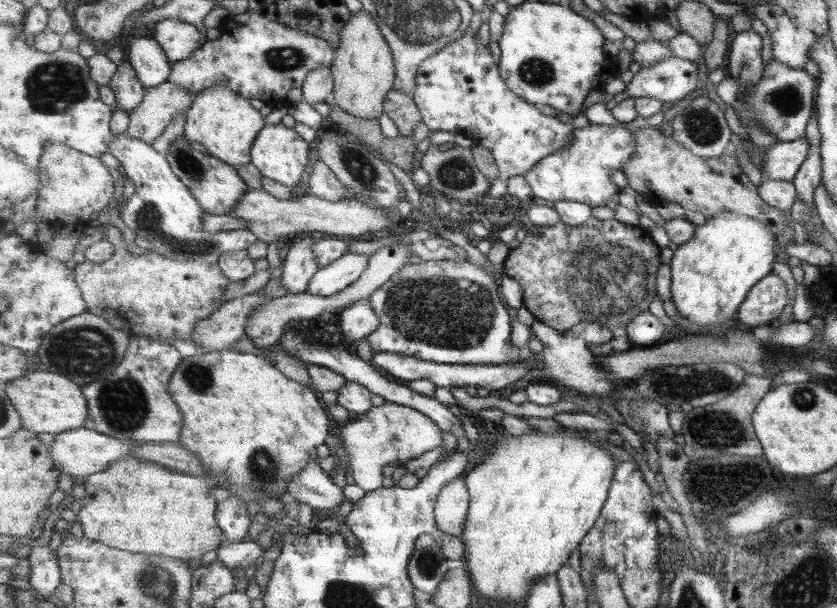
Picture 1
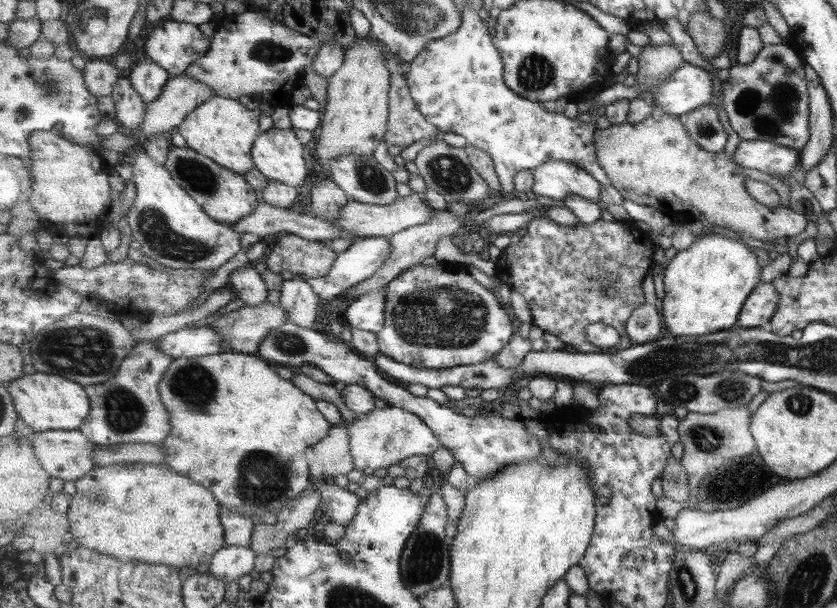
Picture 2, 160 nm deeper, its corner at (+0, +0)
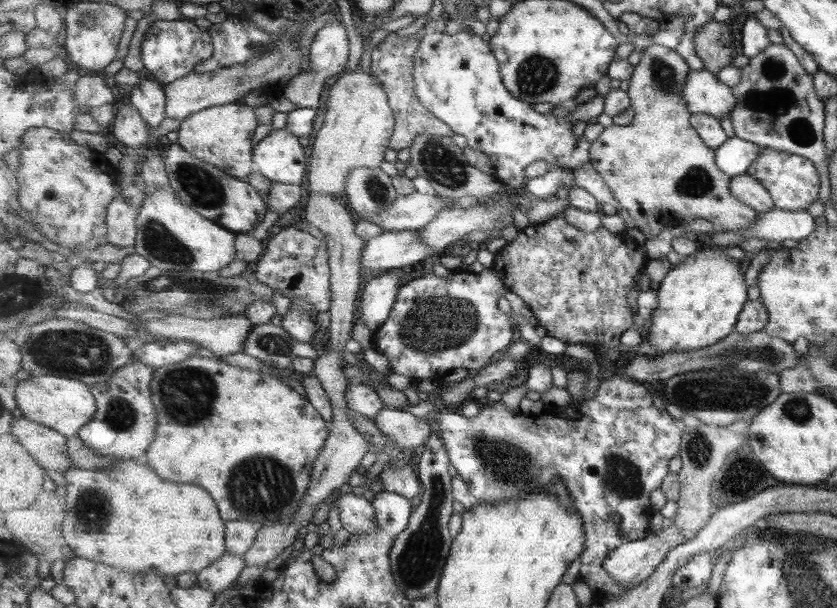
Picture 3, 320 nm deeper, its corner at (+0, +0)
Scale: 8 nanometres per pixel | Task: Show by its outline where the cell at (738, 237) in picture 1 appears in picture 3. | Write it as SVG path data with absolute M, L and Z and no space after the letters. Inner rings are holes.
M716 246L701 247L693 256L679 263L679 266L671 267L659 285L660 305L652 314L652 324L648 330L648 342L655 346L658 354L699 350L717 344L734 333L740 314L749 302L745 276L739 270L741 268L736 260L724 254L722 247Z

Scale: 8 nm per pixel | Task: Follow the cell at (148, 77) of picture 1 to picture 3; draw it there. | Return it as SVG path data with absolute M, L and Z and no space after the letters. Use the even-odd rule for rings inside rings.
M145 74L130 93L130 103L142 114L142 118L155 130L168 116L168 100L165 86Z

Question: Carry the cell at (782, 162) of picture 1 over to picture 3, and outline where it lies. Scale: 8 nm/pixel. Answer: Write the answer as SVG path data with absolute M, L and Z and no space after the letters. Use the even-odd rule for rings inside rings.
M732 137L716 149L717 166L727 176L745 175L750 164L760 155L760 149L757 144Z

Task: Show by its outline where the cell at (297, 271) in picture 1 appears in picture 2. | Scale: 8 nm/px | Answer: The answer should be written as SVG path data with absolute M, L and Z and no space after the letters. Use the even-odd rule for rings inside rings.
M305 276L295 277L283 281L281 299L283 310L288 314L289 322L301 328L313 328L317 322L321 298L314 292Z

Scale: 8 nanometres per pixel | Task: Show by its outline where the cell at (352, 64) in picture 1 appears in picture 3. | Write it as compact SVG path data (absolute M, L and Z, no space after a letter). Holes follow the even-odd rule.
M346 70L339 80L333 84L329 92L327 112L319 132L314 139L311 154L311 166L308 170L309 192L315 194L328 194L337 200L346 201L346 190L350 174L360 166L375 168L385 162L385 152L389 149L391 138L396 127L394 110L390 105L390 98L383 88L383 83L371 75L371 70Z

